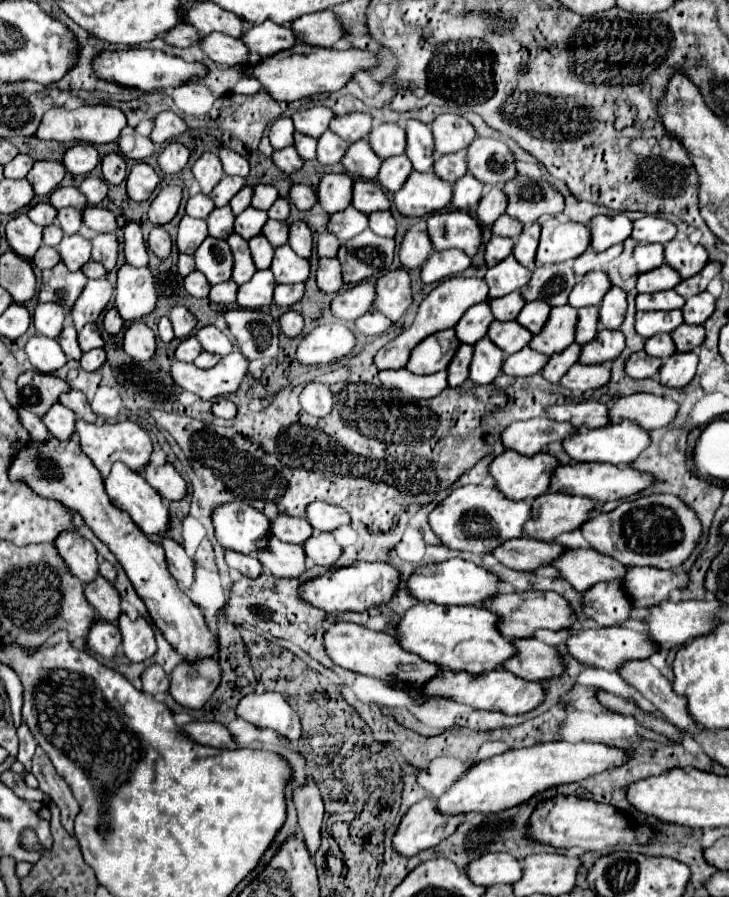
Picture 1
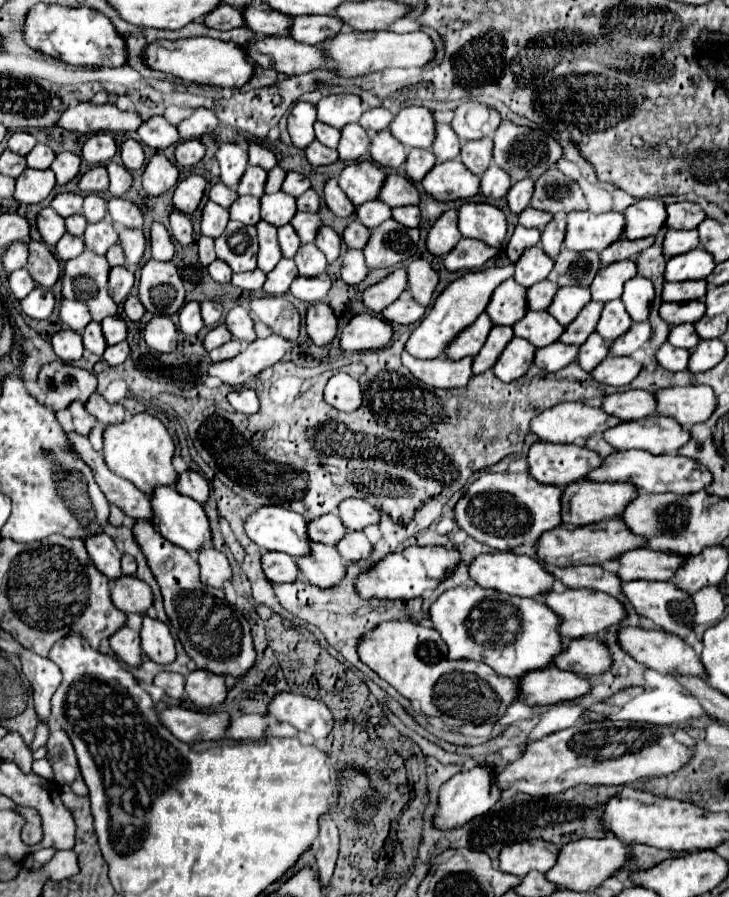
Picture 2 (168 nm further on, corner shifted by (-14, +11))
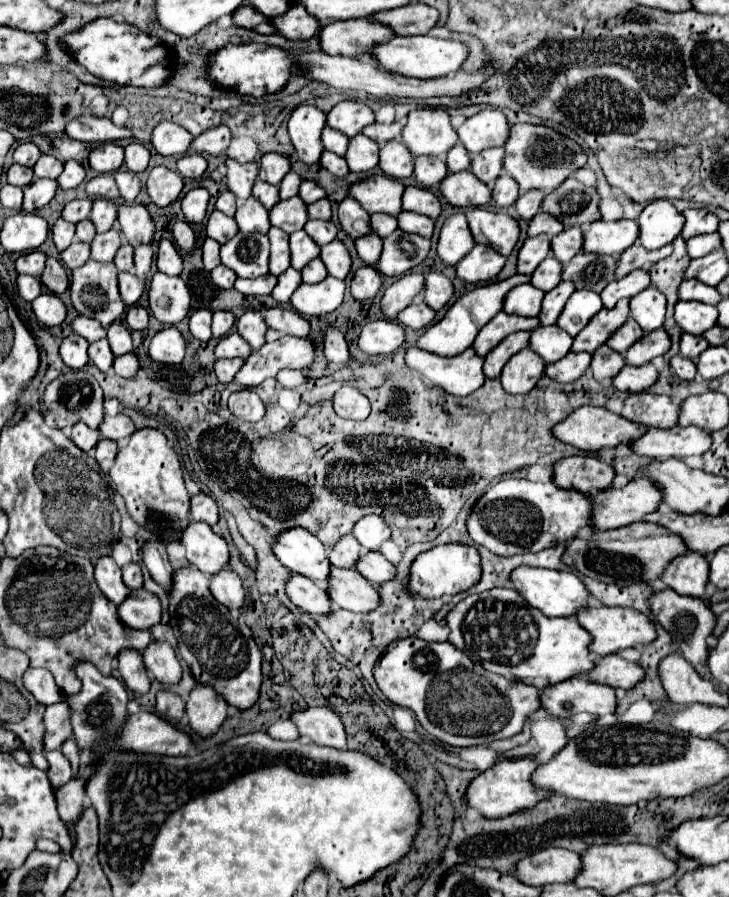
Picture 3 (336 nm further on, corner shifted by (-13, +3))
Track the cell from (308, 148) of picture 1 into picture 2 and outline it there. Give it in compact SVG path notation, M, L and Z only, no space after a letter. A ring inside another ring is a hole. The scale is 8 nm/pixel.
M316 122L314 124L314 130L316 130L316 140L322 142L324 146L328 148L336 148L338 146L338 140L340 140L340 130L332 128L332 126L326 126L322 122Z

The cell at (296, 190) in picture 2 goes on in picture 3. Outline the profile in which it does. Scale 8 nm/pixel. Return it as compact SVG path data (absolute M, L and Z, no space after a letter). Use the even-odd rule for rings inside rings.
M303 180L301 190L299 190L299 196L303 198L305 204L313 204L313 202L325 198L327 192L325 192L319 184L315 184L315 182L311 182L311 180Z

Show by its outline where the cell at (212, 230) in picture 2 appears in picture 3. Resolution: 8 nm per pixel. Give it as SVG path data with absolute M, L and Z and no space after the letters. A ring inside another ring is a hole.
M215 210L211 216L209 216L209 222L207 222L207 236L217 240L219 244L225 244L229 242L235 234L239 232L237 228L237 222L229 216L225 216L223 212Z

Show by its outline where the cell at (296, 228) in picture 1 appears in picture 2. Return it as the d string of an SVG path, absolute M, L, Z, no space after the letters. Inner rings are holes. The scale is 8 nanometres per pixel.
M330 226L320 228L320 230L318 230L318 236L316 236L314 242L316 242L316 246L324 252L324 256L328 258L328 262L332 262L332 260L338 258L342 240L340 240L340 236L338 236Z

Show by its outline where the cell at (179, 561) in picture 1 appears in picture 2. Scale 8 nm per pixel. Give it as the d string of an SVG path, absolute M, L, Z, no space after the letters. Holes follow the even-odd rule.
M206 544L198 550L196 562L200 566L200 580L208 586L222 588L224 582L230 580L230 564L226 556L212 548L212 544Z

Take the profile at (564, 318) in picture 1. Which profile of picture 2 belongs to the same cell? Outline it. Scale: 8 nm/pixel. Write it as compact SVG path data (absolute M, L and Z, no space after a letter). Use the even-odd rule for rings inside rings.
M598 302L586 304L586 308L582 308L582 312L578 314L578 318L574 318L574 322L566 326L566 332L562 332L560 342L576 344L576 346L584 344L586 338L588 338L588 336L594 332L594 328L596 328L596 322L598 322L598 318L600 318L602 306L604 306L604 304L598 304Z

